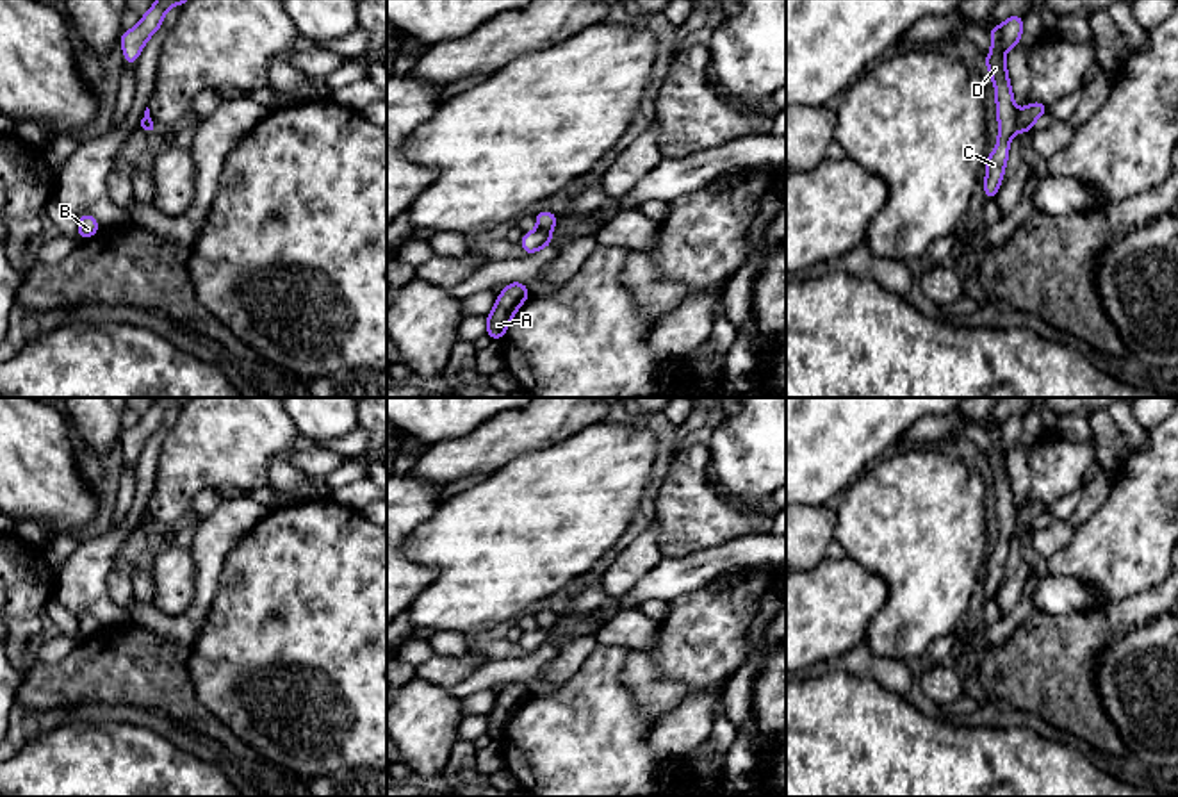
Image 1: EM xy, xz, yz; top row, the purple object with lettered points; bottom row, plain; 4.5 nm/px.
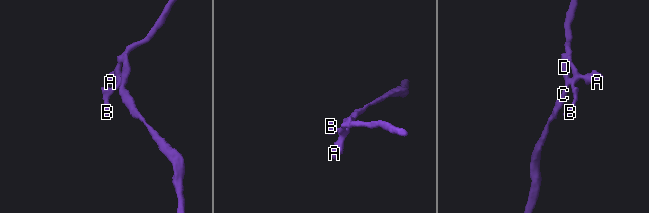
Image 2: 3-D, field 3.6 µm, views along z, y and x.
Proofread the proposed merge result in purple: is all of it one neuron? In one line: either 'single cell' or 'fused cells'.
fused cells

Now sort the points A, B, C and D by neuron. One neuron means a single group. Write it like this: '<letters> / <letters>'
A B / C D

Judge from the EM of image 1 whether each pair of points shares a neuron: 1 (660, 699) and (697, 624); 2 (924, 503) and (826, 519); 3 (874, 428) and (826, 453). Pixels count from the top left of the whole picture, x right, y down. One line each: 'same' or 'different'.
1: same
2: different
3: same

